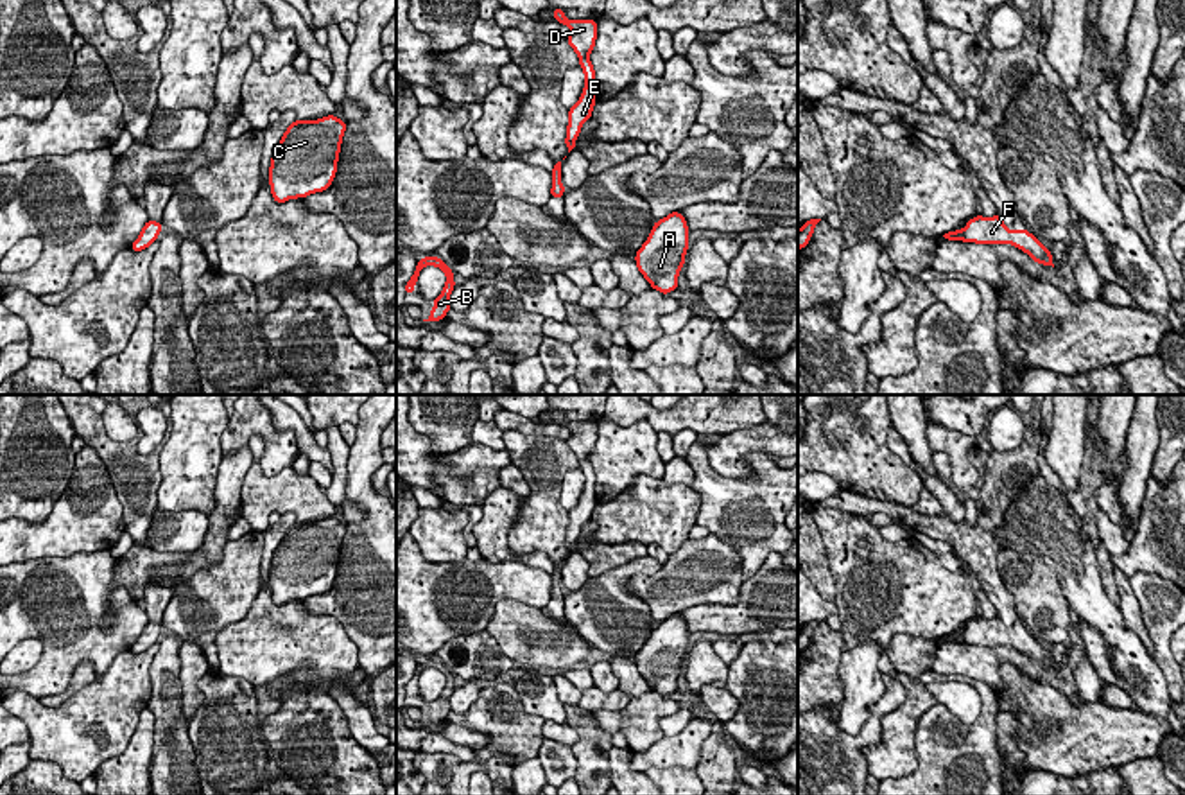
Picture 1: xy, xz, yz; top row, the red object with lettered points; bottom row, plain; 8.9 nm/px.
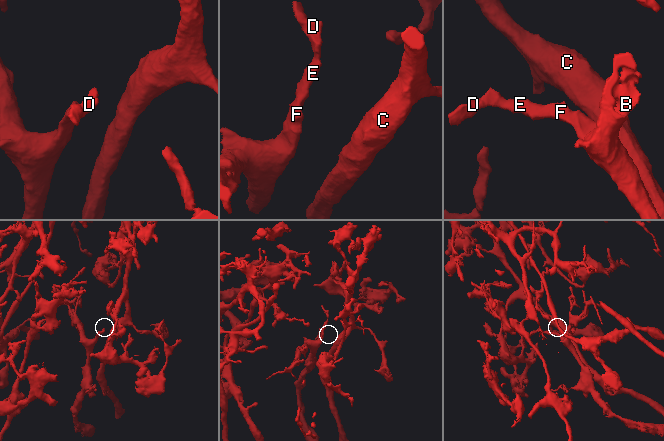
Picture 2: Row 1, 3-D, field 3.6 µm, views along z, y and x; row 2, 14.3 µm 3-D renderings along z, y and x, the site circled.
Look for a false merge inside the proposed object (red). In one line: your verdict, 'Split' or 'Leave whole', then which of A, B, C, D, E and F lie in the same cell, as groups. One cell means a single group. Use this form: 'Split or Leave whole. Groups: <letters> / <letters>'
Leave whole. Groups: A B C D E F

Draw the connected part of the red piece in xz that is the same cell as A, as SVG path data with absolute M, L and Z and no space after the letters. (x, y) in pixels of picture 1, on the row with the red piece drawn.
M672 212L656 221L651 235L636 251L638 271L662 294L678 289L678 275L685 266L688 249L688 226L679 212Z

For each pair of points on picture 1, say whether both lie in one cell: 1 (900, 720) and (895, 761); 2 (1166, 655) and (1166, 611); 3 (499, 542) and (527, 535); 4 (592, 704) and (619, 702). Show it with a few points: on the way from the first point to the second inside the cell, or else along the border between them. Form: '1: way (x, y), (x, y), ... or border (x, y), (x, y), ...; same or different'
1: way (899, 731), (897, 751); same
2: way (1162, 645), (1162, 621); same
3: border (522, 501), (510, 532), (510, 548), (547, 557); different
4: way (599, 702), (612, 702); same

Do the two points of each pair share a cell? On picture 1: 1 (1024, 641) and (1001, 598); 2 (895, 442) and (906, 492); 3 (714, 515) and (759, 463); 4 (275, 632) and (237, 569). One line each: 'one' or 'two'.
1: one
2: two
3: one
4: two

